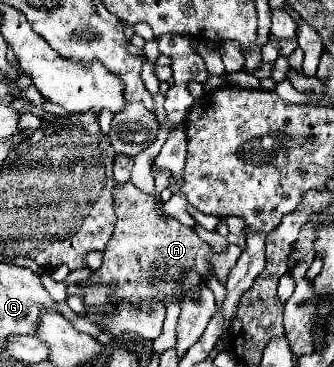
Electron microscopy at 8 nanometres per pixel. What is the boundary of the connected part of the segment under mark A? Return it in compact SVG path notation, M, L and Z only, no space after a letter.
M116 185L112 189L114 197L114 213L116 213L116 225L112 239L108 241L108 247L104 249L104 263L98 271L94 271L94 277L86 283L116 283L114 299L112 303L92 309L98 315L112 313L116 309L116 303L120 299L128 299L128 287L138 287L138 283L146 283L144 289L158 289L162 295L176 295L178 283L174 281L174 273L178 271L192 271L196 269L202 277L206 277L208 269L216 271L216 277L220 283L226 283L226 277L230 273L242 250L237 245L230 244L225 252L215 254L210 247L198 237L194 229L184 227L176 219L160 219L156 215L158 199L152 195L144 195L134 185Z

